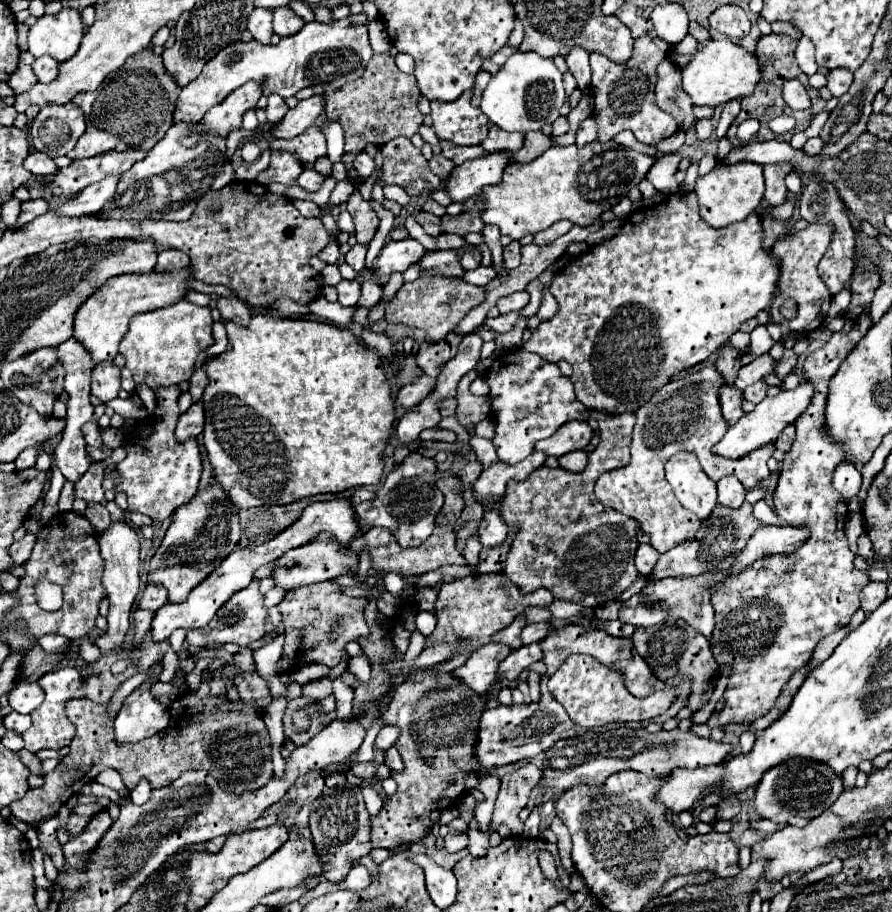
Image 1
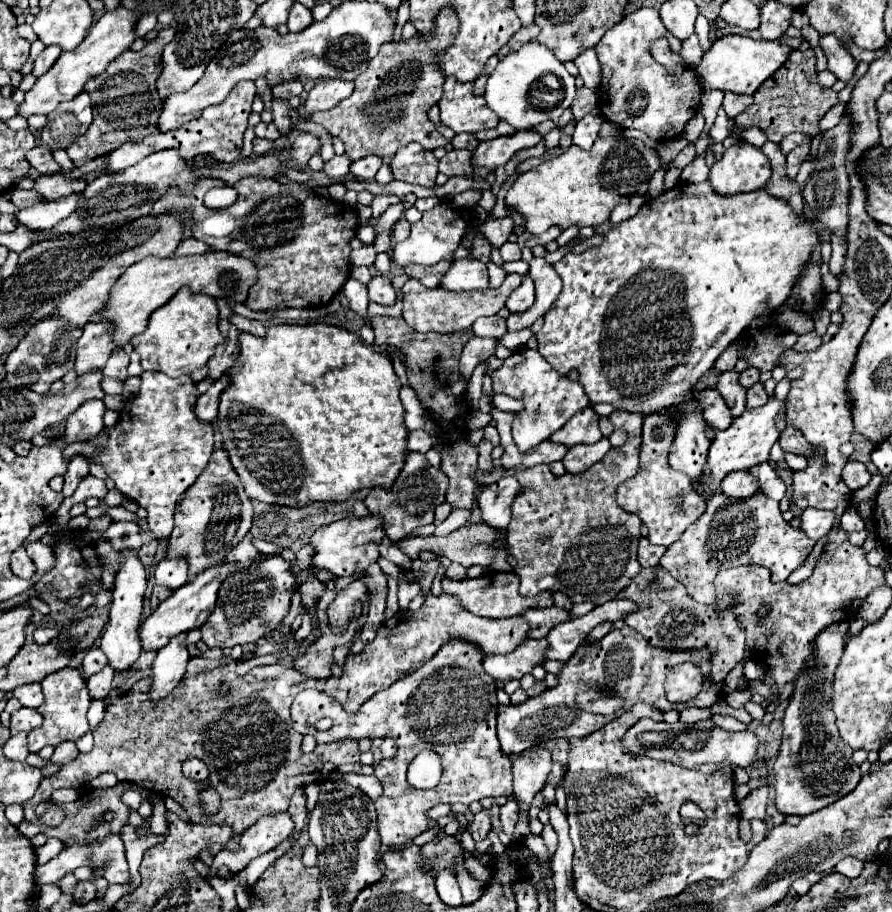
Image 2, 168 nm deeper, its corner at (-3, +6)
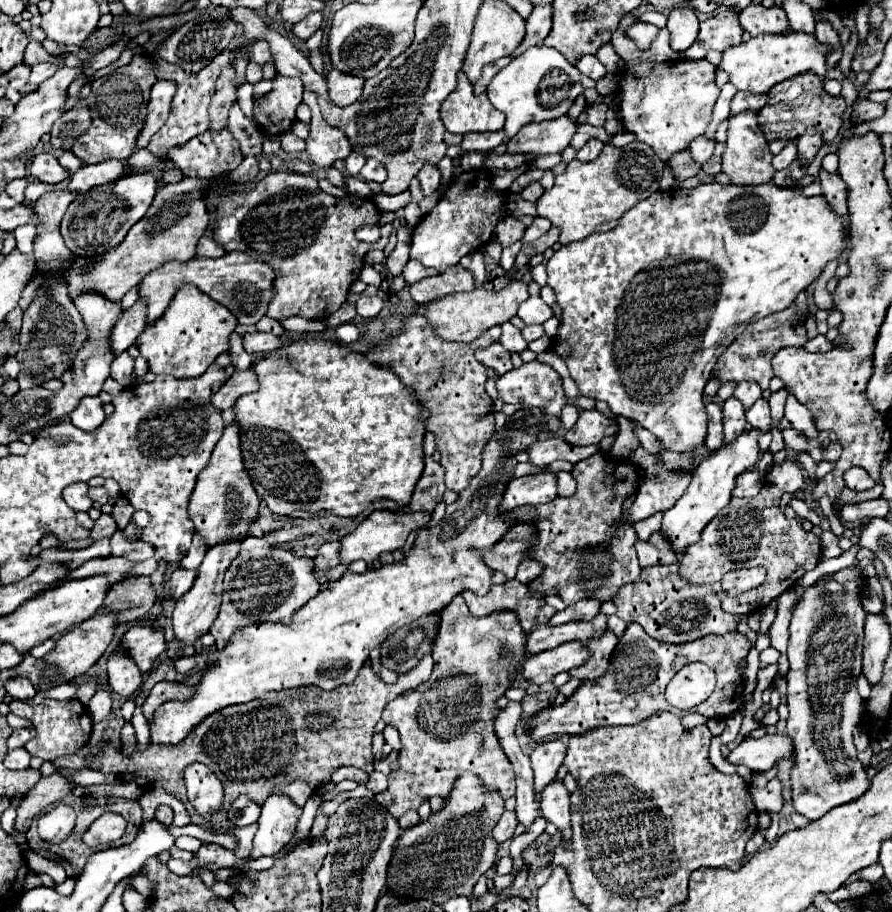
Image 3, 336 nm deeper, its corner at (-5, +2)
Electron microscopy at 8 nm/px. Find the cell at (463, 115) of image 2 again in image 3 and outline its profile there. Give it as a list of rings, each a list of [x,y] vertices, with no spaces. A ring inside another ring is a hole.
[[[459,72],[457,88],[441,104],[441,120],[453,134],[495,132],[503,128],[505,114],[489,102],[487,94],[475,96],[471,82]]]

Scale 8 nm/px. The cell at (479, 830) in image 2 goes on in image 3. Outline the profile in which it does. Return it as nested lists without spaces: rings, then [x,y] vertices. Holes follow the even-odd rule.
[[[503,812],[499,822],[493,826],[493,838],[495,842],[505,842],[513,836],[513,830],[517,826],[517,816],[515,812]]]

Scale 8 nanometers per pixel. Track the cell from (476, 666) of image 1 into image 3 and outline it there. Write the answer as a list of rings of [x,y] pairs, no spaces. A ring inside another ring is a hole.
[[[579,642],[561,644],[553,650],[545,650],[537,656],[529,656],[521,666],[519,672],[529,684],[545,684],[559,672],[567,672],[575,666],[581,666],[589,658],[587,646]]]

